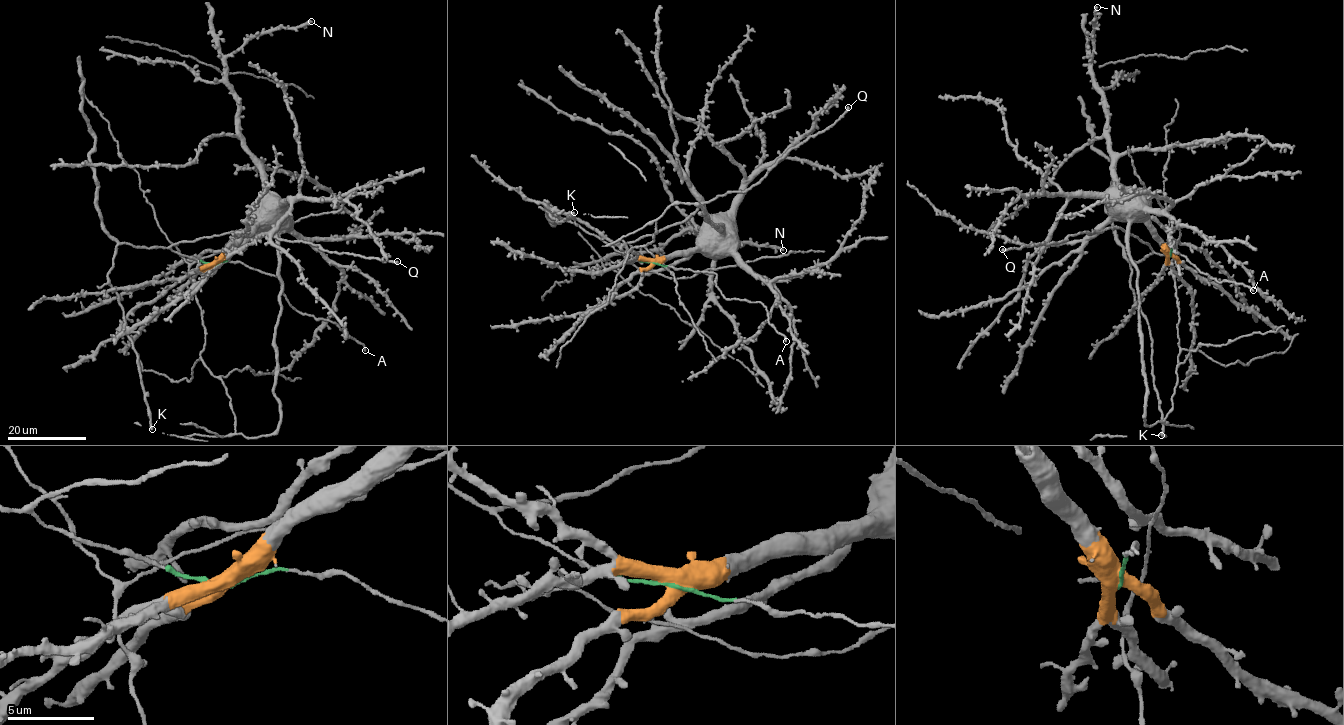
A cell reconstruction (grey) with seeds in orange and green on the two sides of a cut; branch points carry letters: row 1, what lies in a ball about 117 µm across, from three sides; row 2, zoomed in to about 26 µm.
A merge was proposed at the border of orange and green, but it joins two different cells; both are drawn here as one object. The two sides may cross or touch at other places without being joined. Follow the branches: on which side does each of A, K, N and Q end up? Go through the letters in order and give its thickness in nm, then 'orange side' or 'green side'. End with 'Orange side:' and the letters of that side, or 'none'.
A: 240 nm | green side
K: 340 nm | green side
N: 380 nm | orange side
Q: 360 nm | green side
Orange side: N

